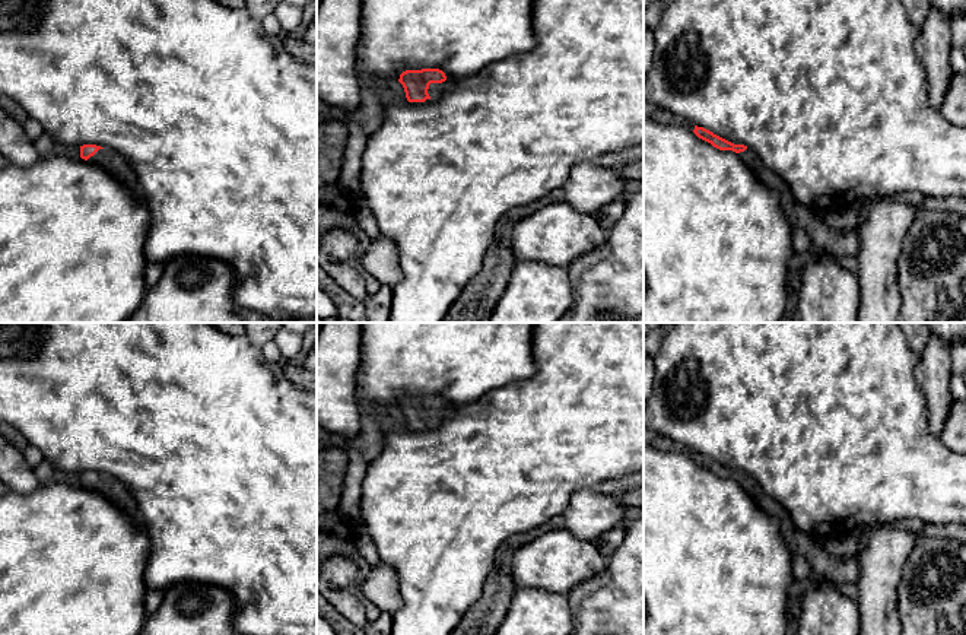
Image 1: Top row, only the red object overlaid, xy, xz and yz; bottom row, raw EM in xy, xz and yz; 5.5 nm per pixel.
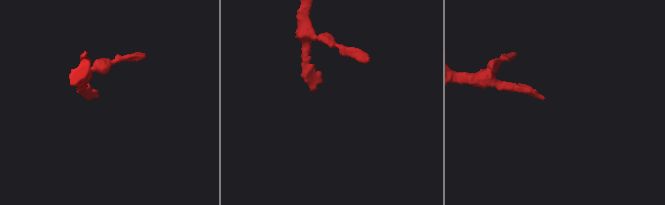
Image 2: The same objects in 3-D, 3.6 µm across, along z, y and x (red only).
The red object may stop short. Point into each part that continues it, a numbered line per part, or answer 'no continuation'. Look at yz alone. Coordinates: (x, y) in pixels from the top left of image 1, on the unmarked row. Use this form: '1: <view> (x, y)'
1: yz (845, 570)

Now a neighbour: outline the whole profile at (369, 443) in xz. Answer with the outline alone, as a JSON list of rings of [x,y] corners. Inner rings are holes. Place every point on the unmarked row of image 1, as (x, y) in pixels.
[[[368,404],[360,406],[359,413],[362,434],[356,439],[356,445],[362,457],[369,463],[382,450],[381,416]]]

